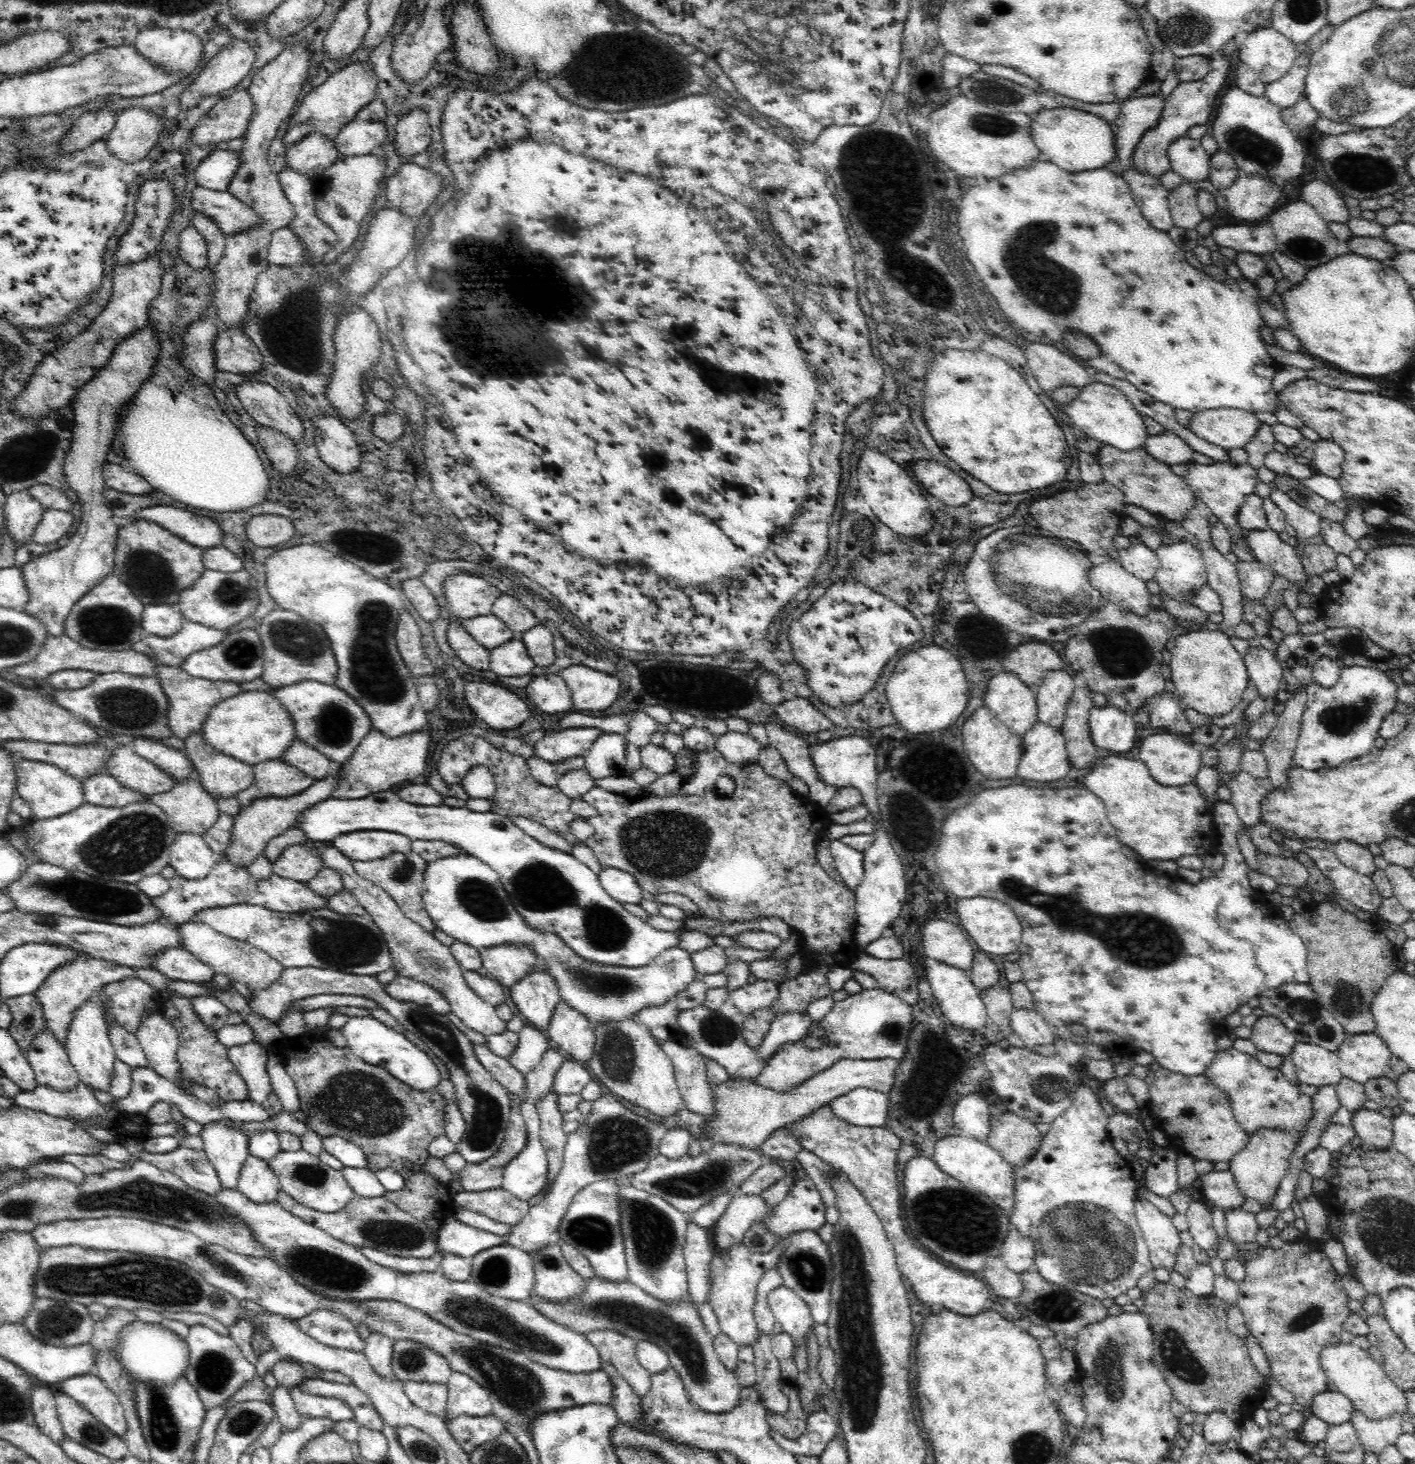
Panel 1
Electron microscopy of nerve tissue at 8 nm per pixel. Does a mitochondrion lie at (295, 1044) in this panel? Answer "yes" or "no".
no

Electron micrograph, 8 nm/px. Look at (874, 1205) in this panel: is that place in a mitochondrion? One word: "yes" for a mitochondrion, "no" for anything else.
no

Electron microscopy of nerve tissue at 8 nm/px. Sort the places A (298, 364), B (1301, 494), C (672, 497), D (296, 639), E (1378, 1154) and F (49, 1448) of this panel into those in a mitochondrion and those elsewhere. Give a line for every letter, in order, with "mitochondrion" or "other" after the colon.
A: mitochondrion
B: mitochondrion
C: other
D: mitochondrion
E: other
F: other

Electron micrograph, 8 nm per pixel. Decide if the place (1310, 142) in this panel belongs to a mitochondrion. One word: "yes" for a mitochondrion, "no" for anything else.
no

